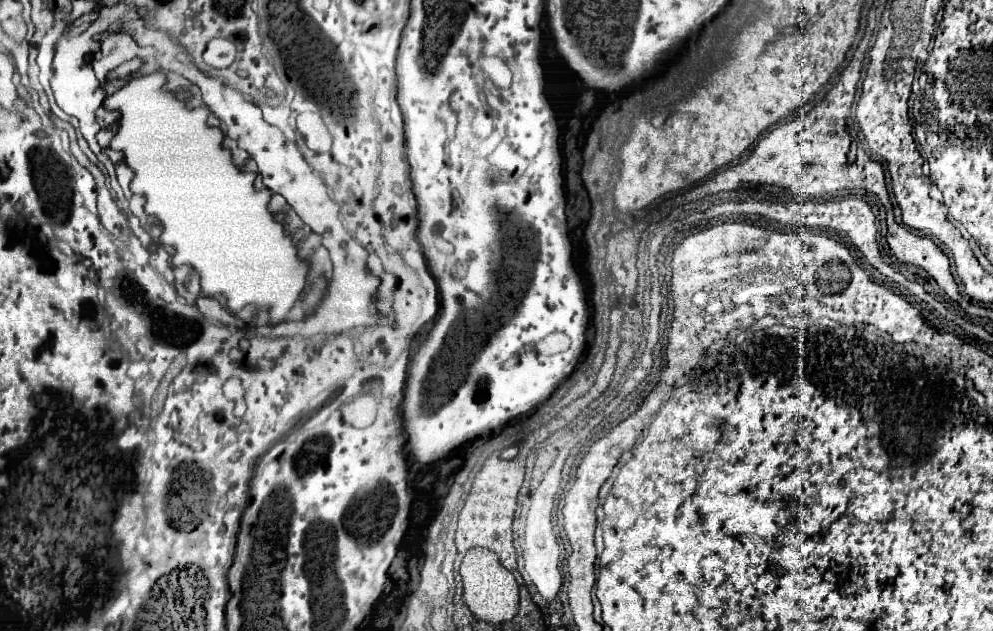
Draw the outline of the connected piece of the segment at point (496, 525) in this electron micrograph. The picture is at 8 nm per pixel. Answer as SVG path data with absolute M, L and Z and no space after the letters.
M493 452L485 460L483 468L475 474L471 492L465 498L465 506L459 514L459 524L457 524L457 532L455 532L455 546L459 550L457 562L461 562L461 558L465 556L465 552L469 548L483 546L483 548L491 548L493 552L497 552L507 570L517 572L515 548L511 542L511 522L513 522L515 506L517 506L517 502L515 502L517 492L523 484L523 478L525 478L525 460L527 460L527 456L517 456L513 460L502 460L499 458L499 452Z

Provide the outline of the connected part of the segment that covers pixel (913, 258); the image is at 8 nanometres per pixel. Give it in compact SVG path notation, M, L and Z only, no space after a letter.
M883 188L883 198L881 198L881 202L883 202L885 210L887 210L887 242L889 242L891 254L895 254L901 262L909 262L909 264L915 264L915 266L927 270L927 272L935 278L935 282L945 290L947 296L951 296L955 302L959 302L967 312L971 312L971 310L977 312L977 306L973 306L971 302L967 302L967 300L959 294L959 288L957 288L957 284L955 284L955 280L953 280L953 276L951 276L951 270L949 270L949 258L939 250L939 246L937 246L931 238L921 236L921 234L915 234L915 232L911 232L909 228L905 228L903 224L895 224L895 220L893 220L893 206L891 206L891 200L889 200L889 196L887 196L887 188Z

